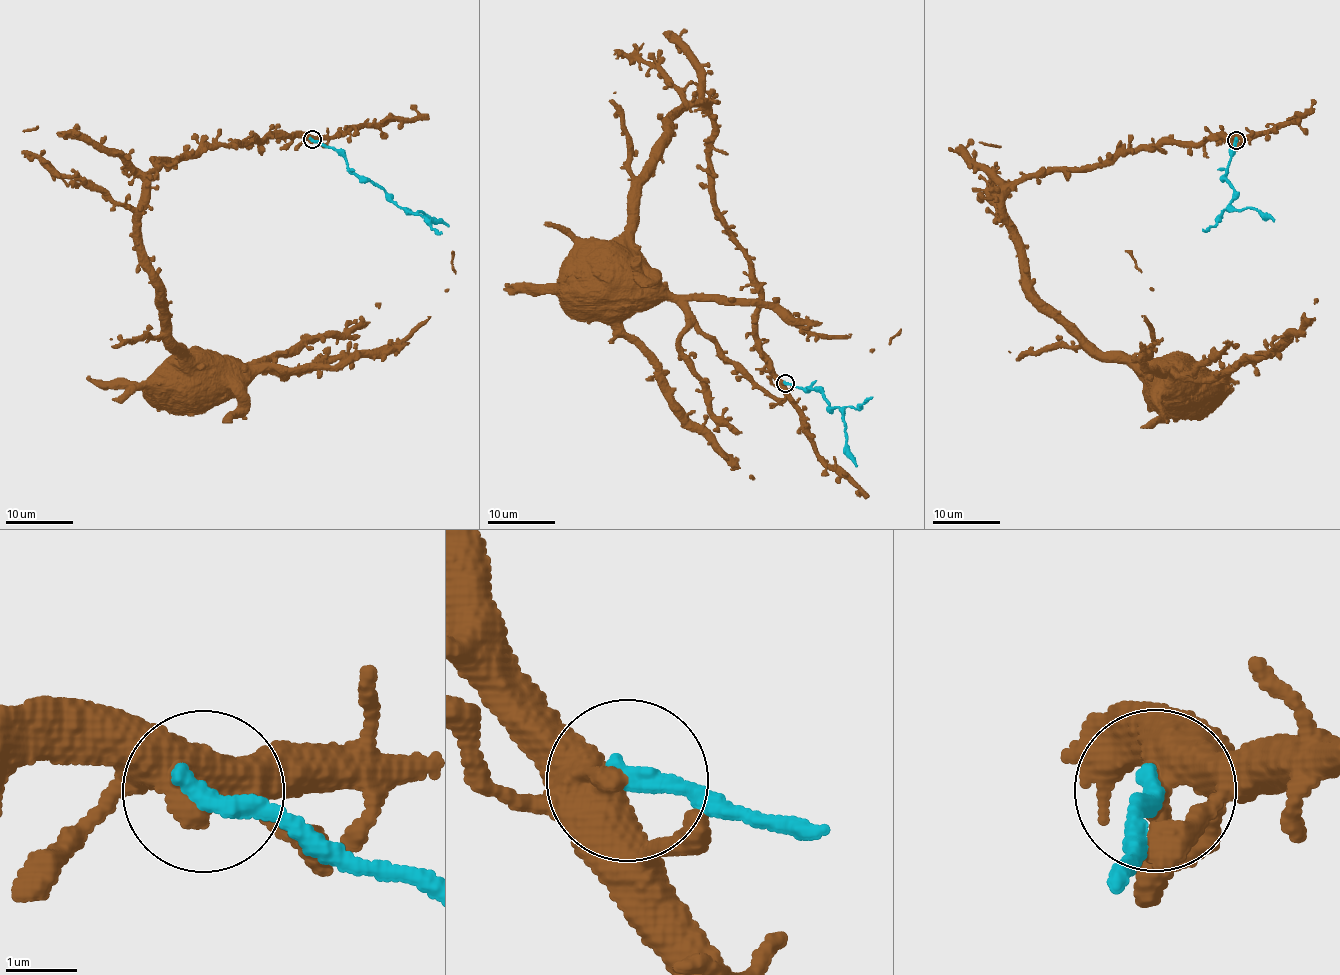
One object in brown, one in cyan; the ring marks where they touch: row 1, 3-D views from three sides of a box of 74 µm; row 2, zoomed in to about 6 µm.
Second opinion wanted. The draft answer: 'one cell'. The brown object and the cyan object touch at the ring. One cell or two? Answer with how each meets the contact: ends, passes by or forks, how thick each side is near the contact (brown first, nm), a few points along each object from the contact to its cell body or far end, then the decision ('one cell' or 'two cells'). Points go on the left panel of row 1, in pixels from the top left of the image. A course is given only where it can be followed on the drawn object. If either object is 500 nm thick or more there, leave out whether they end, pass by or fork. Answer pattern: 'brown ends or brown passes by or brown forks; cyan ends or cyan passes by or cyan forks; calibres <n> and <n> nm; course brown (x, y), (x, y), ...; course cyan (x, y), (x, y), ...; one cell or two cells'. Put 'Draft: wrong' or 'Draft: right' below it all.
brown ends; cyan ends; calibres 460 and 300 nm; course brown (313, 140), (250, 138), (156, 159), (140, 222), (142, 261), (172, 340), (202, 361); course cyan (313, 140), (332, 146), (345, 158), (350, 170), (386, 192), (409, 212), (421, 211), (449, 225); two cells
Draft: wrong

